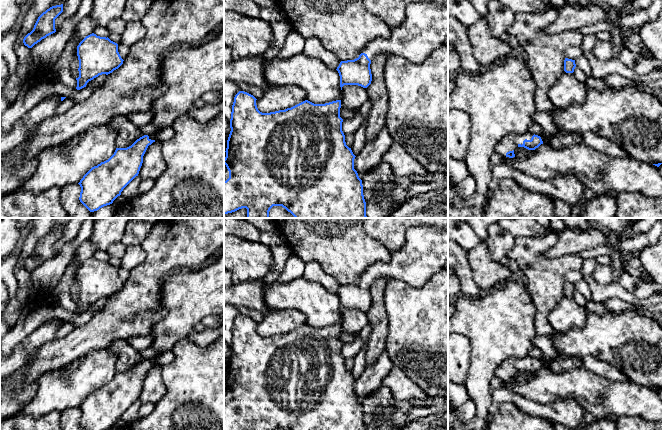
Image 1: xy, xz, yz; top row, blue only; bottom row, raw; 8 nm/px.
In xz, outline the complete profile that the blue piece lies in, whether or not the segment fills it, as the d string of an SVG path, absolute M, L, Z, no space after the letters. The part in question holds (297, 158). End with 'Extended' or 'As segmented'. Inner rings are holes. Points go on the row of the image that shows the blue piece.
M239 91L234 97L230 119L231 131L227 140L226 157L224 158L224 164L229 171L229 178L224 181L224 214L246 208L247 218L269 218L269 211L273 206L282 206L295 218L367 218L362 180L354 169L356 156L351 148L346 145L345 135L342 131L341 100L325 104L314 104L305 100L291 108L270 113L260 112L256 100L253 95L244 91Z. As segmented

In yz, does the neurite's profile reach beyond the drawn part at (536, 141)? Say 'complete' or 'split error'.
split error

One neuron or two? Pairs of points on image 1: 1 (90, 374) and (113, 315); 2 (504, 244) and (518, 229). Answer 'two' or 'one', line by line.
1: two
2: two

